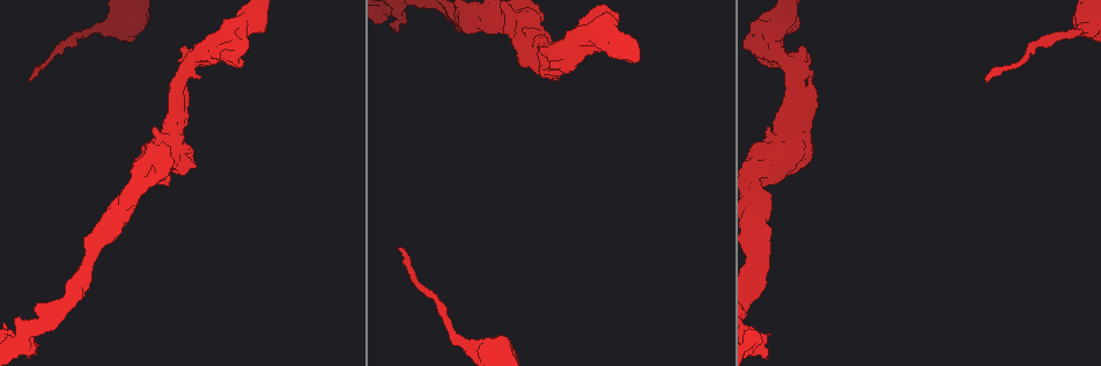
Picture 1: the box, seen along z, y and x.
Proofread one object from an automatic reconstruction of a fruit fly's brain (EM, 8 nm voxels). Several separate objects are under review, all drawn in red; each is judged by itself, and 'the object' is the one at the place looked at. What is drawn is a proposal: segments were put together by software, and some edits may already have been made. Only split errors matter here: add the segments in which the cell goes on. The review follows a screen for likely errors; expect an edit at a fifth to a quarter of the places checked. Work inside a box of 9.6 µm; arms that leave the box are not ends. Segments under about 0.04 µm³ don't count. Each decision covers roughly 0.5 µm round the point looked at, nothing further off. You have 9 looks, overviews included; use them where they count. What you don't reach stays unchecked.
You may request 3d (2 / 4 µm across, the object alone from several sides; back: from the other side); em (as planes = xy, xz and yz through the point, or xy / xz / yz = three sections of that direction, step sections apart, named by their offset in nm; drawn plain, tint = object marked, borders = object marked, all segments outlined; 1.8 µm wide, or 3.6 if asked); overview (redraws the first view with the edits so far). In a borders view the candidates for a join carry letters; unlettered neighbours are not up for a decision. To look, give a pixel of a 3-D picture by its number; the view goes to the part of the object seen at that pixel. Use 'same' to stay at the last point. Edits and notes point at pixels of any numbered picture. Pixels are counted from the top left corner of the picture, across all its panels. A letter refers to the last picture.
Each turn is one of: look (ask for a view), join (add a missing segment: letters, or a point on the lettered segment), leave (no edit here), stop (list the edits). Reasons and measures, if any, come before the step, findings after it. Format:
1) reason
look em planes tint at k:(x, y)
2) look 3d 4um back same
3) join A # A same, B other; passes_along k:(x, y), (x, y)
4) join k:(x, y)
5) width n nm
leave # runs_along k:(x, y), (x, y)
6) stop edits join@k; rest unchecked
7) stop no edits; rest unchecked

thick end
look 3d 4um back at 1:(815, 98)

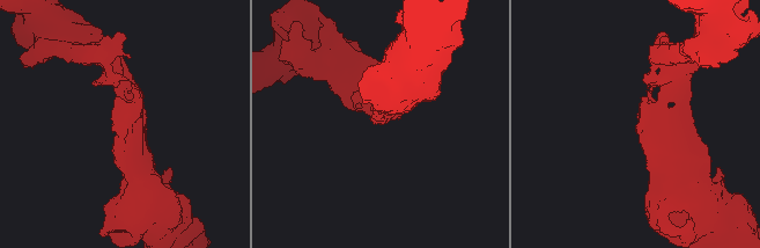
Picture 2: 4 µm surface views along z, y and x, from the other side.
look em planes borders at 2:(641, 122)

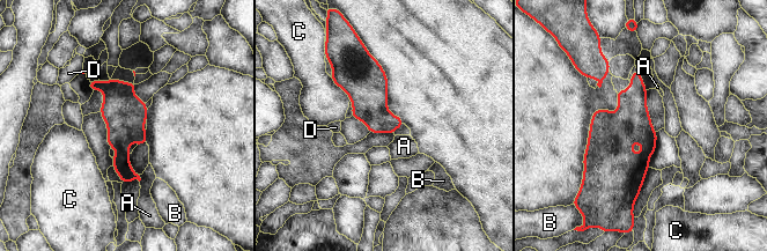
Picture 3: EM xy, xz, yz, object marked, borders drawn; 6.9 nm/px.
width 220 nm
leave # A other, B other, C other, D other; border 3:(138, 175), (140, 181); none of them fits

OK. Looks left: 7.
an open end
look 3d 4um back at 1:(395, 31)

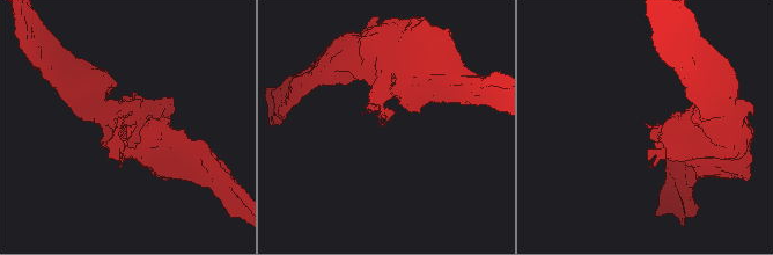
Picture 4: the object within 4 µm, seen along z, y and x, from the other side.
shape alone is not enough
look em yz step 8 borders at 4:(383, 123)

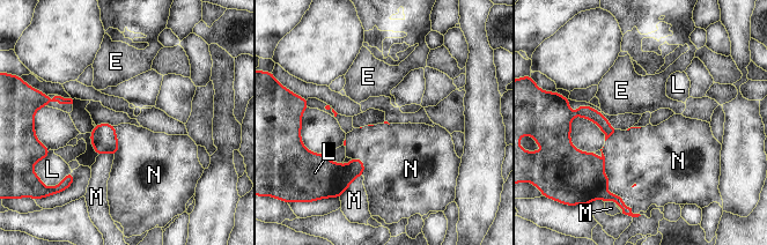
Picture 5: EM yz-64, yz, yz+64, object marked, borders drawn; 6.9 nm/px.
look em planes borders same

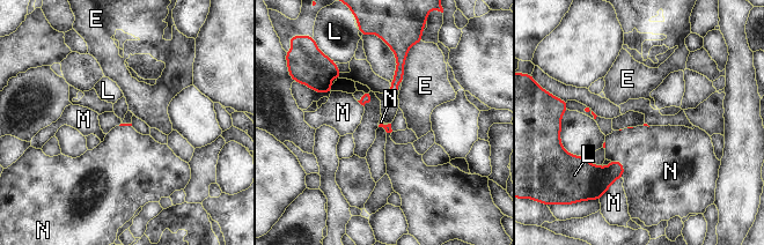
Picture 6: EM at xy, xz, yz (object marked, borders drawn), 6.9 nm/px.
leave # E other, L other, M other, N other; border 6:(610, 160), (621, 162), (622, 177); no lettered segment goes on from it

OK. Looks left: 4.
branch stops here
look 3d 2um at 1:(81, 292)

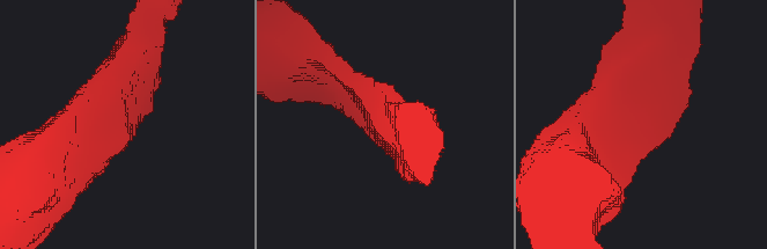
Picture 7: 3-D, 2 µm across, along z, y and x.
look em planes borders at 7:(672, 124)

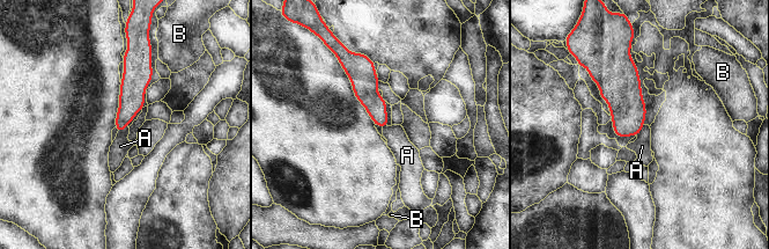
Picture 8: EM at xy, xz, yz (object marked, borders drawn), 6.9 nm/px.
leave # A other, B other; no lettered segment goes on from it

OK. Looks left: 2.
stop no edits; rest unchecked

